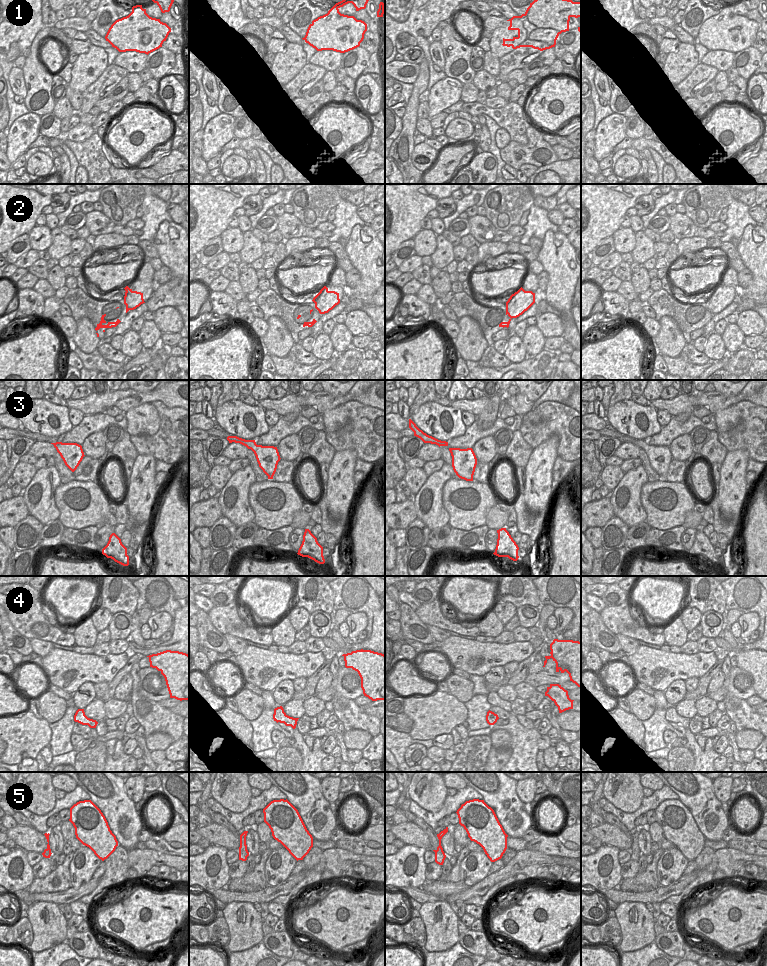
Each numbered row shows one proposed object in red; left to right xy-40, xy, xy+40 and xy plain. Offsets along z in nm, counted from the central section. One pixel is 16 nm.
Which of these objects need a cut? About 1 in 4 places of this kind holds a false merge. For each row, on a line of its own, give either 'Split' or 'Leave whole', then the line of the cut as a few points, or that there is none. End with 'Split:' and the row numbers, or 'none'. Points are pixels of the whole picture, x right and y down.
1: Leave whole. No split
2: Leave whole. No split
3: Leave whole. No split
4: Split. Split along xy (295, 718), (297, 720)
5: Leave whole. No split
Split: 4.

